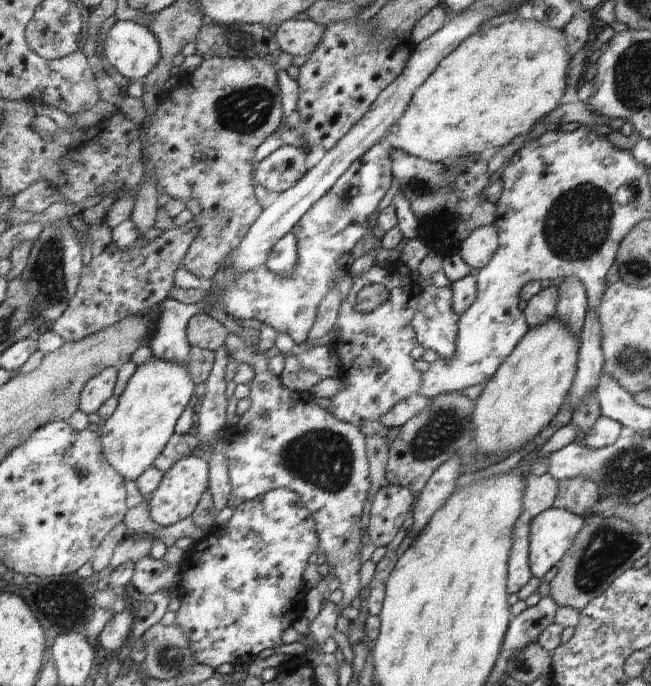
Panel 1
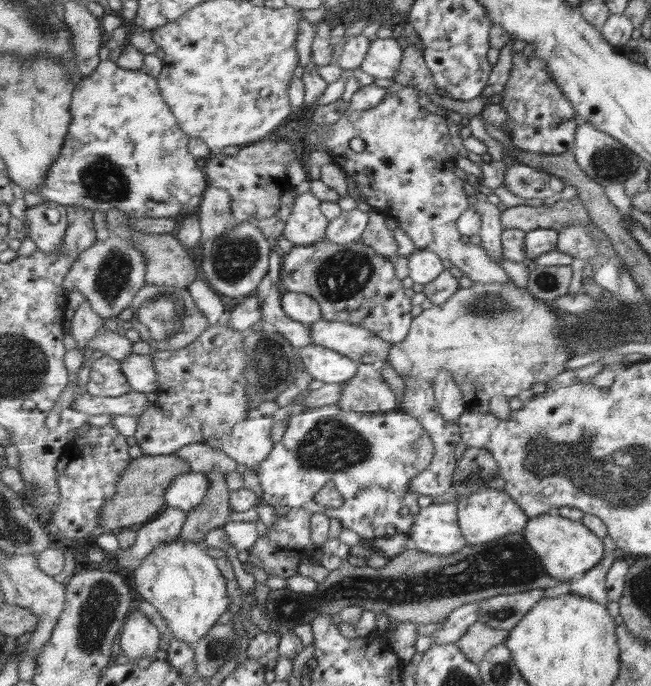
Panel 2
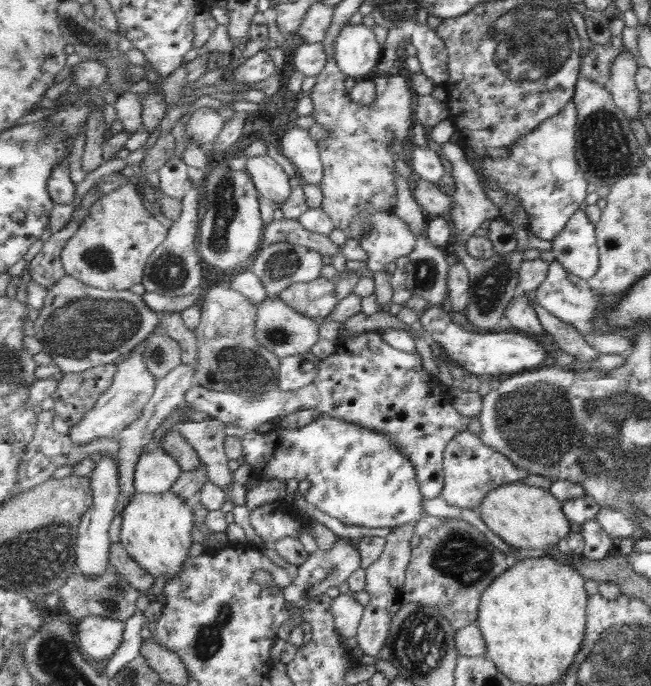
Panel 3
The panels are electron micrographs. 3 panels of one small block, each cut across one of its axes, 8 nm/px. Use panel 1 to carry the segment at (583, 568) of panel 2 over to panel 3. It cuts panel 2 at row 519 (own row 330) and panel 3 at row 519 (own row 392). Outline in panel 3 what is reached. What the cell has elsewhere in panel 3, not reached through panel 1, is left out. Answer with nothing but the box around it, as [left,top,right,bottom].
[477,482,569,548]

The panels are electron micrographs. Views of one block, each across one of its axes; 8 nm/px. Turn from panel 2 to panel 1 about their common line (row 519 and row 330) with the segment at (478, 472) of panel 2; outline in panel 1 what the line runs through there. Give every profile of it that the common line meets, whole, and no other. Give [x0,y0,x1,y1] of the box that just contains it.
[411,288,461,360]

